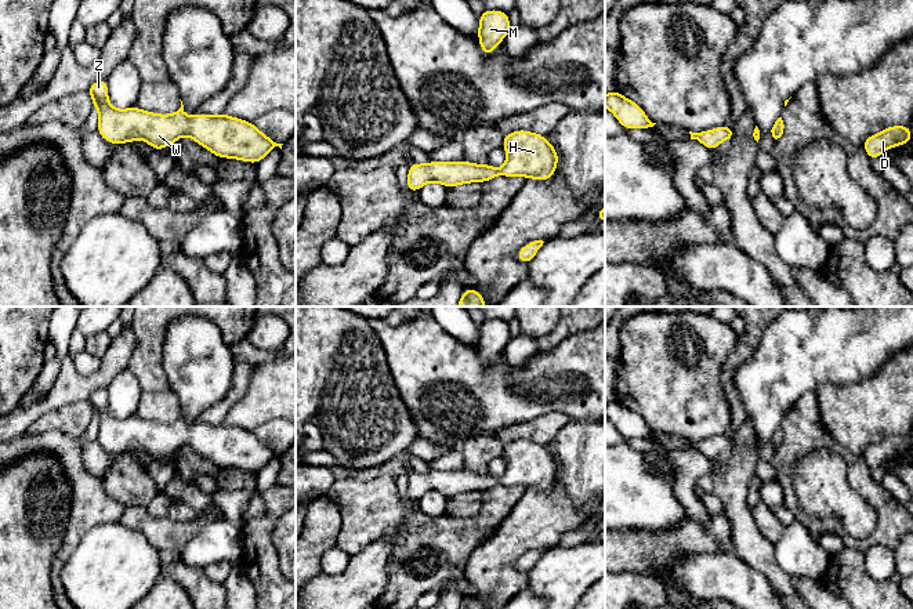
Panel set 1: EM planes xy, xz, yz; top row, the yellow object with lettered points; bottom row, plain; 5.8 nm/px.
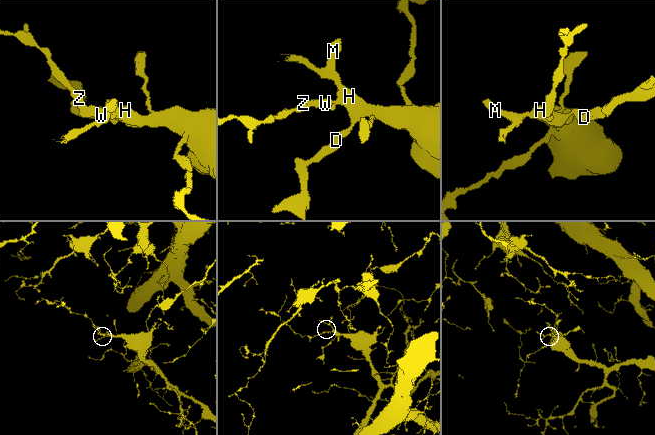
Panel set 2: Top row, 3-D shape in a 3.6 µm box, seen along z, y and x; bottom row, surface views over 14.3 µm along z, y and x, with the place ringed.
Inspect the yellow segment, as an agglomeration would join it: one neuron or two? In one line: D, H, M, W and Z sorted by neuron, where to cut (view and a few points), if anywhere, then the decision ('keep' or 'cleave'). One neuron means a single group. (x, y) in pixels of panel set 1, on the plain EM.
groups D H M W Z; cut none; keep

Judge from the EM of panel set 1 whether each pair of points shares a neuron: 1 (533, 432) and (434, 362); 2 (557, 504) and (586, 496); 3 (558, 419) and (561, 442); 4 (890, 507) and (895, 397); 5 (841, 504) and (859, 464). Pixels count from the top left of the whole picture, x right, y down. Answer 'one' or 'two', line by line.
1: two
2: two
3: two
4: two
5: two

